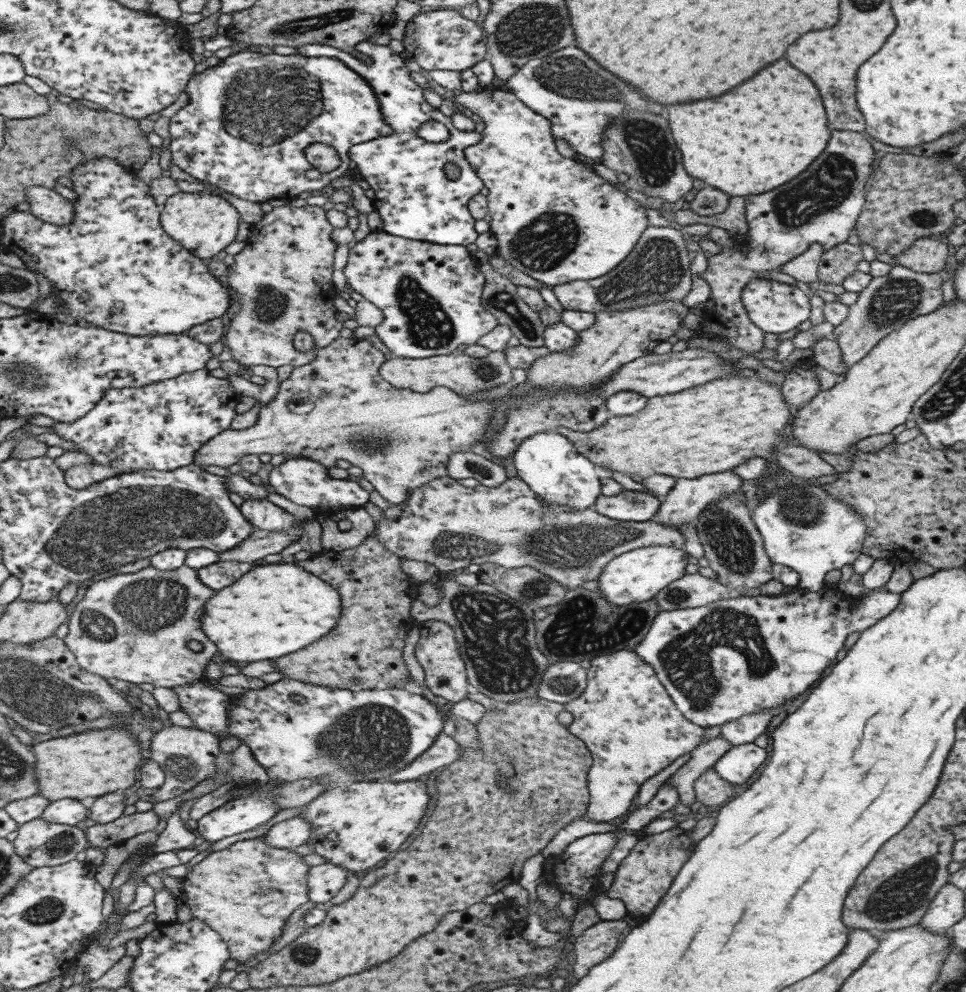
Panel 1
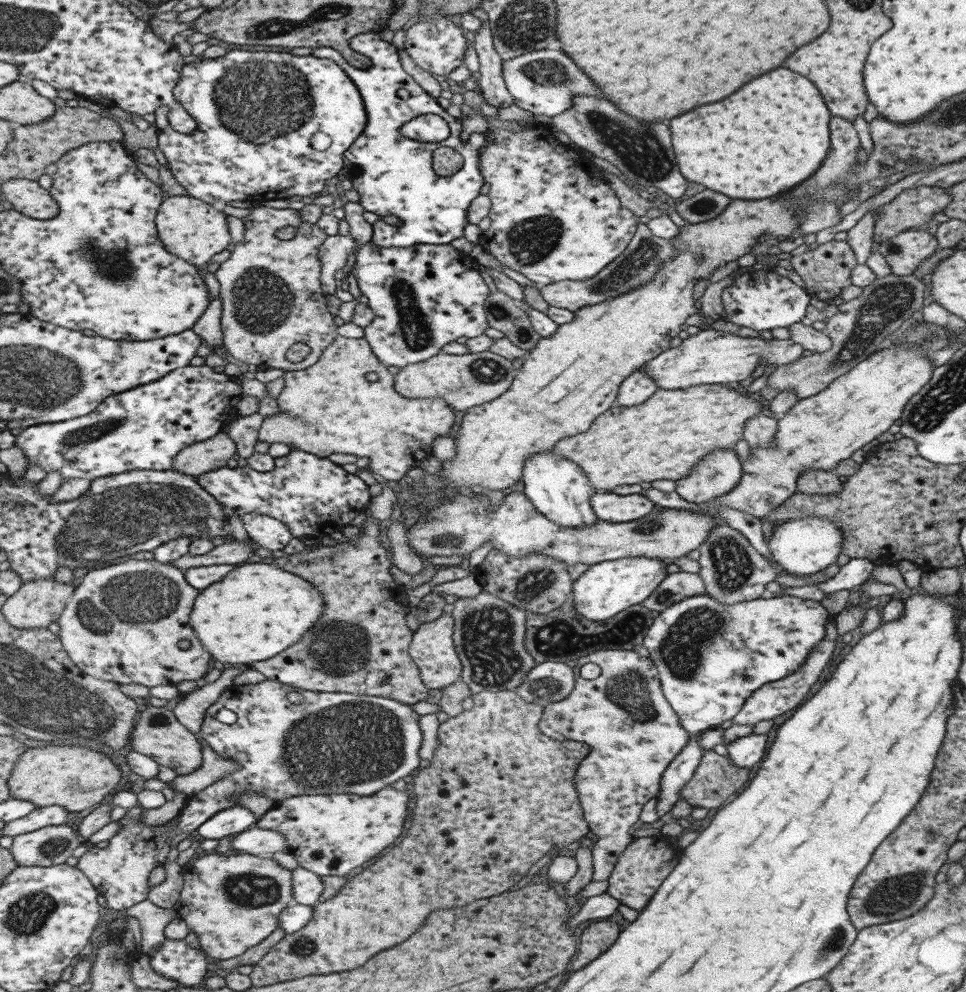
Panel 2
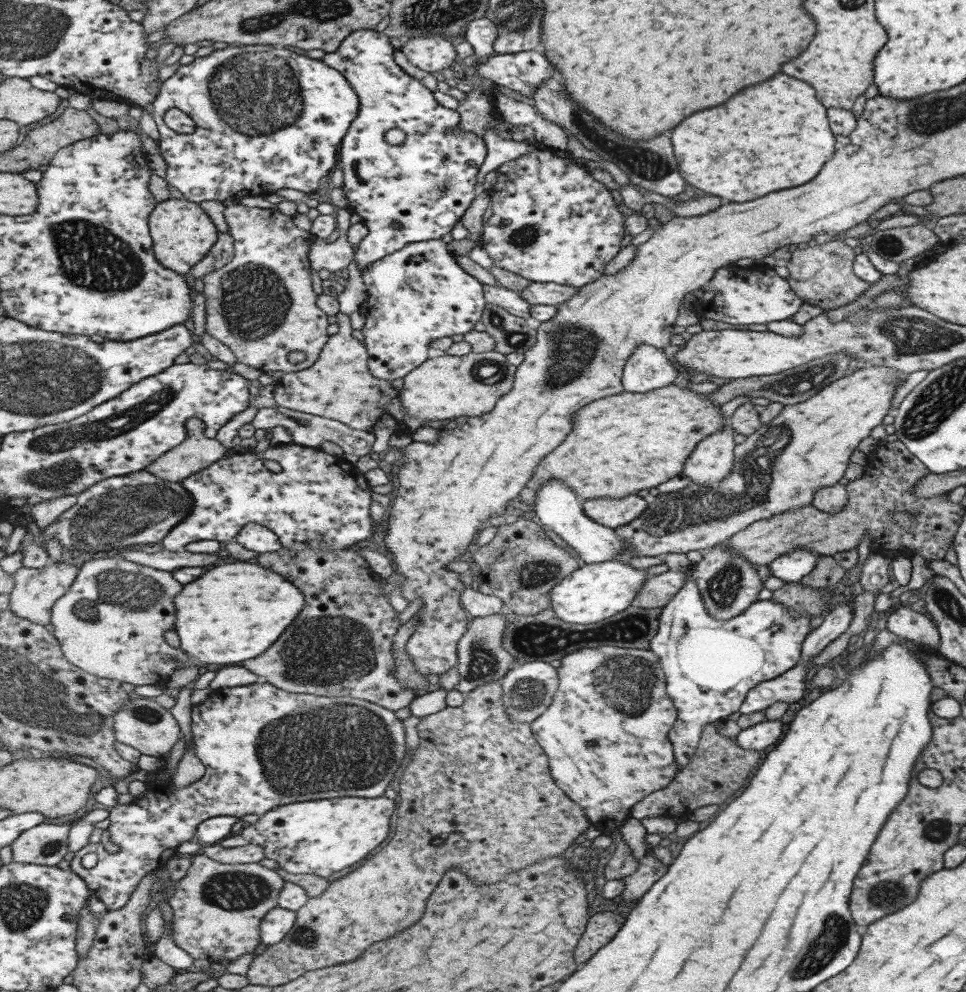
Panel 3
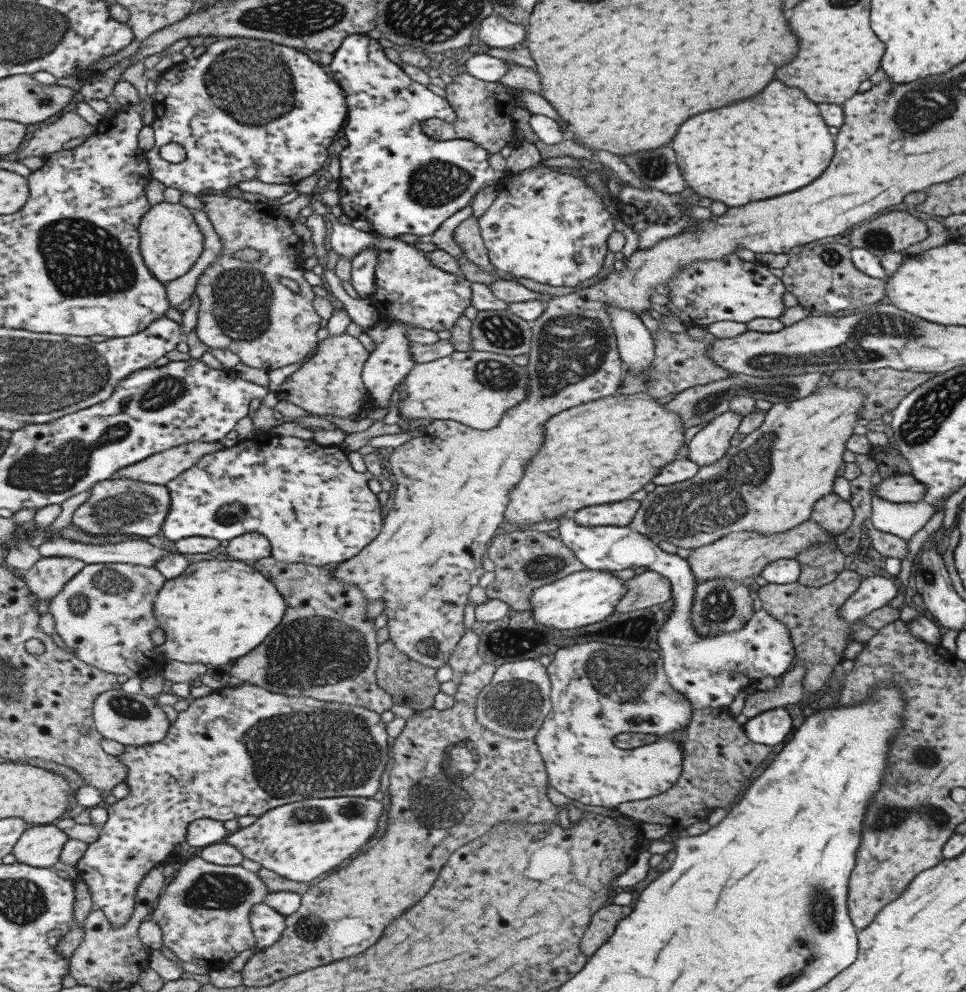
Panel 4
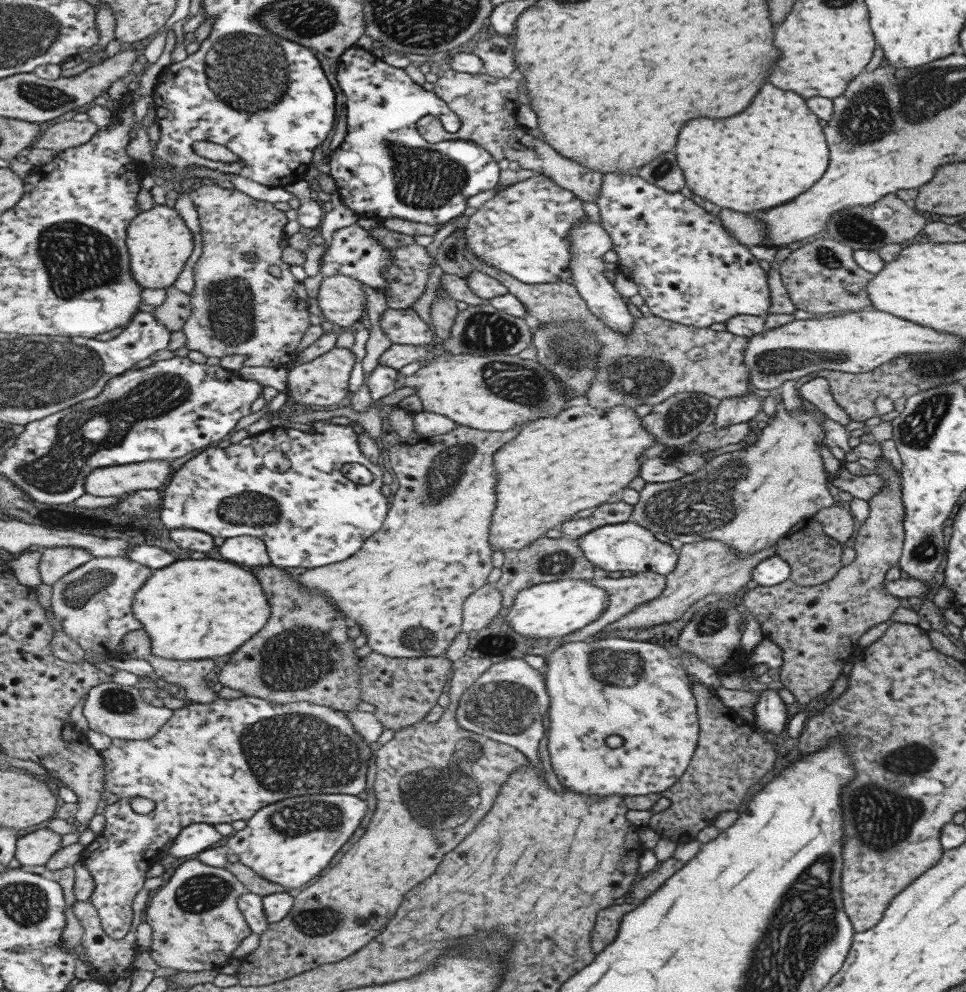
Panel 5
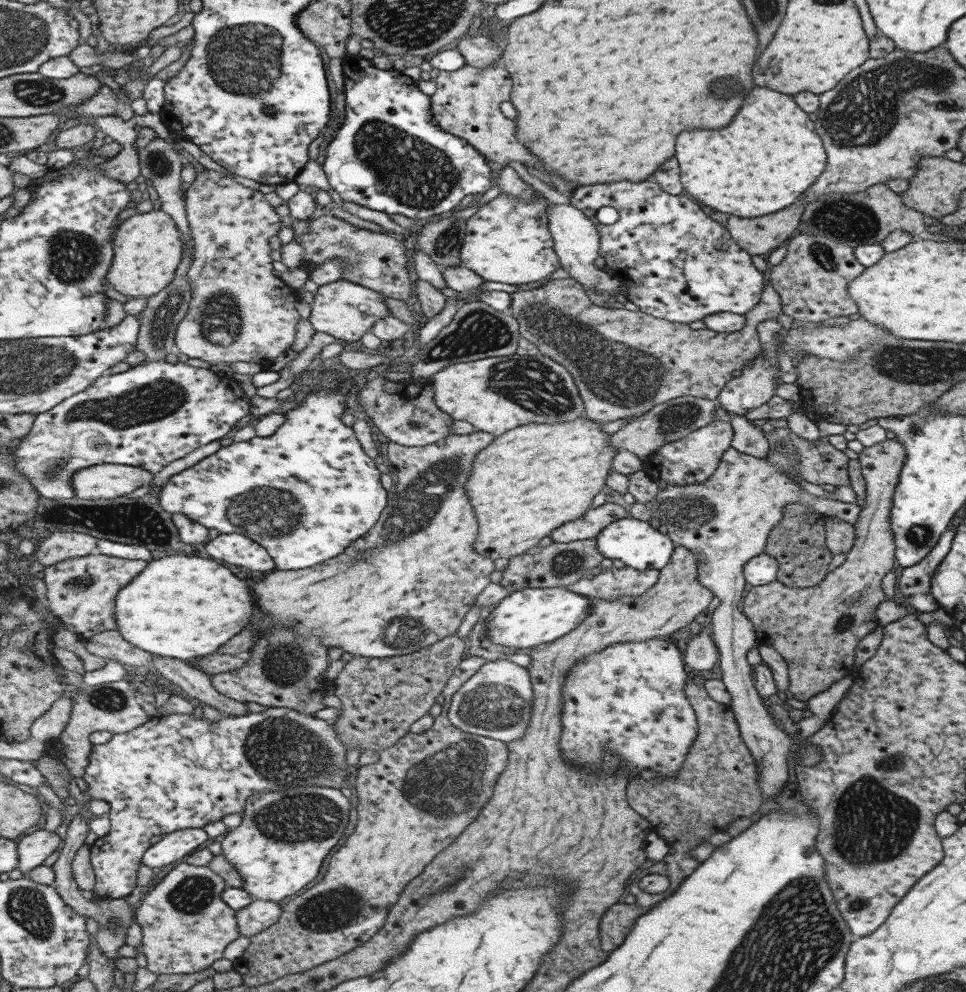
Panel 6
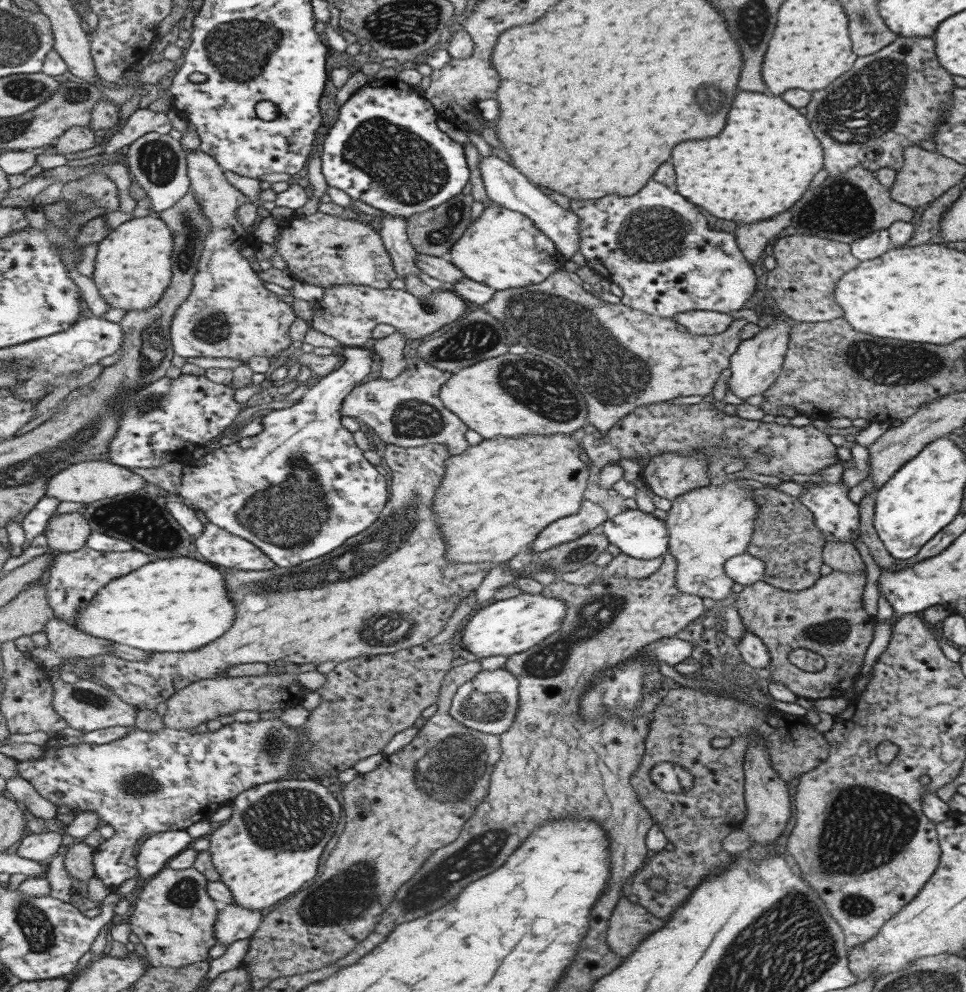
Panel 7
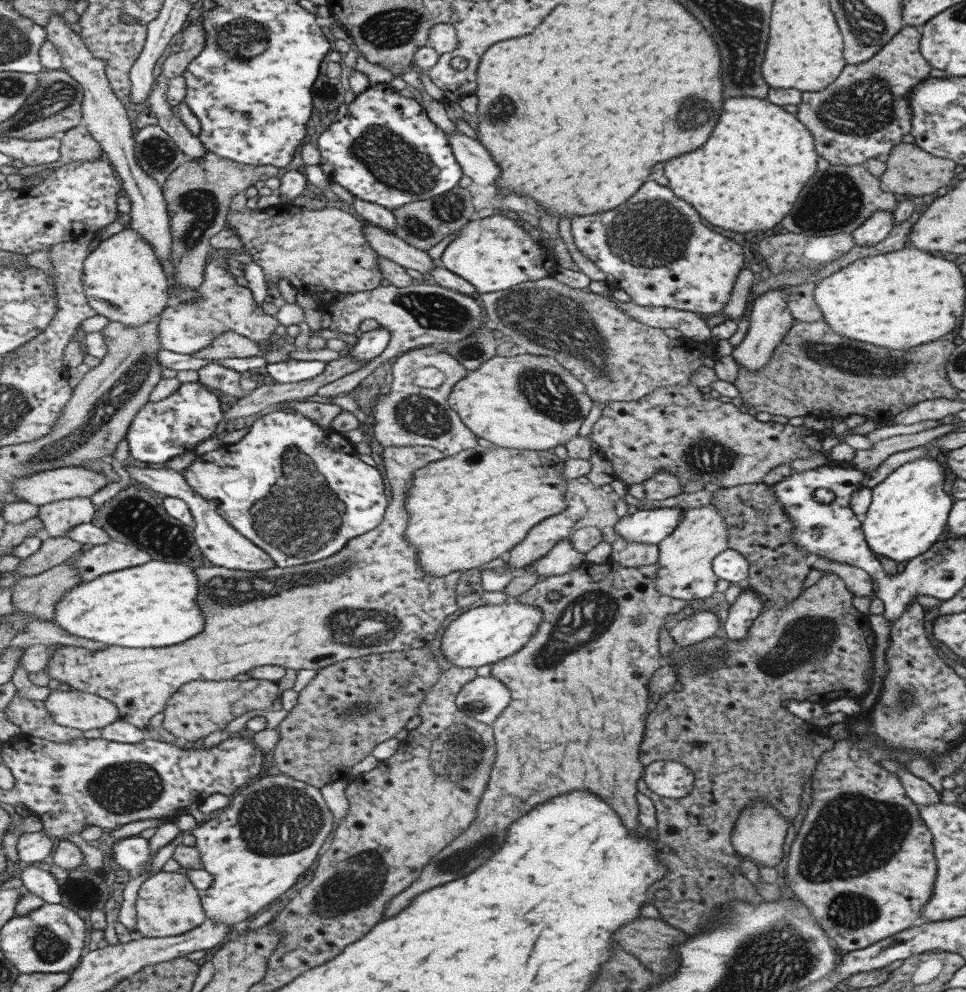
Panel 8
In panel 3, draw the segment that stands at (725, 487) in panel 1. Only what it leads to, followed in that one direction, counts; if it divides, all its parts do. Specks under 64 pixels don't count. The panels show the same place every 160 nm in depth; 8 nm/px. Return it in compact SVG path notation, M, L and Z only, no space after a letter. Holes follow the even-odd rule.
M731 427L704 436L685 459L683 476L696 485L712 485L719 482L731 470L734 461L733 436Z

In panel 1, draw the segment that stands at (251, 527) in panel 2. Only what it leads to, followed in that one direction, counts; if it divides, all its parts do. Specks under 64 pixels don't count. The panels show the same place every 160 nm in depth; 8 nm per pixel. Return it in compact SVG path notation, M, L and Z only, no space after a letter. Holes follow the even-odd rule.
M250 498L241 504L240 509L251 521L251 524L261 530L276 530L289 532L296 526L298 519L287 510L275 506L266 498Z

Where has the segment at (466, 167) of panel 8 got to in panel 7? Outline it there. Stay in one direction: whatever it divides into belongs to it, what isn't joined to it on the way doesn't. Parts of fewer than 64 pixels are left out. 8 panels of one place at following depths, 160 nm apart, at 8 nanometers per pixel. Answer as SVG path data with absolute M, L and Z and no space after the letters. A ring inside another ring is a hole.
M502 155L480 156L477 164L479 176L487 198L495 205L517 211L526 216L547 238L551 239L558 254L565 260L578 250L578 218L570 209L563 209L545 196L536 185L531 184Z

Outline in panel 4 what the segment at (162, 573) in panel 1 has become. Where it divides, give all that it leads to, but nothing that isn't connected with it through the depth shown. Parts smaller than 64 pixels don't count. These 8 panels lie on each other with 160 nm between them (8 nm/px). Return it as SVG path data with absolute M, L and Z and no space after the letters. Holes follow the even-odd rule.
M86 564L86 568L52 600L50 613L55 620L55 632L68 648L73 648L75 656L90 664L91 668L125 675L129 679L144 679L149 674L161 672L161 666L169 658L161 654L160 660L159 654L154 651L158 646L151 640L151 632L159 627L155 602L165 580L167 578L156 567L135 564Z

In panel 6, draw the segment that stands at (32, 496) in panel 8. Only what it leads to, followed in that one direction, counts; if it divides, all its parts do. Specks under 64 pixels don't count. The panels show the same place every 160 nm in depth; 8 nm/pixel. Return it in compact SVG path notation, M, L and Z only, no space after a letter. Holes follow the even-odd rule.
M95 464L77 470L72 485L79 499L115 499L151 484L153 478L153 472L129 464Z

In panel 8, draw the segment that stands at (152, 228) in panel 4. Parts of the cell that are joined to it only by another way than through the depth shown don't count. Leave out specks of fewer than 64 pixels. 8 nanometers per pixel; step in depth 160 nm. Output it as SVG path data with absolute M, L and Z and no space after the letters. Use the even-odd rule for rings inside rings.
M132 228L103 240L87 257L82 278L83 291L97 314L126 326L143 326L171 305L171 286L155 249Z

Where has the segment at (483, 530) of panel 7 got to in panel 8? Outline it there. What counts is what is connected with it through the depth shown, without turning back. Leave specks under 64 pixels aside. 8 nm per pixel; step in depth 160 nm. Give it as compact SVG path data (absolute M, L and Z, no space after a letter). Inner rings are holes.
M475 445L473 448L461 450L453 456L443 457L441 460L427 463L425 466L415 469L410 474L410 485L404 496L404 498L406 498L404 504L407 513L405 534L409 545L417 549L416 560L417 563L419 563L419 567L421 567L421 571L423 571L425 575L443 577L447 574L455 573L455 571L476 569L482 564L507 554L515 544L519 544L519 541L527 536L527 531L529 531L532 526L535 526L535 524L546 519L548 516L553 516L555 513L561 512L564 509L563 495L567 490L567 484L560 476L564 461L565 460L555 457L553 449L535 451L501 448L497 446L494 446L493 449L487 449L480 445Z

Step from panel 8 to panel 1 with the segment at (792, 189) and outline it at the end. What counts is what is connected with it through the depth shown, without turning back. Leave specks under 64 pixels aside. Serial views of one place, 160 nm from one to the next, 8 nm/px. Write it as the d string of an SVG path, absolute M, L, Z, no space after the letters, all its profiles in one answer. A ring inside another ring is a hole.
M785 60L769 64L767 68L759 70L753 78L735 86L731 92L725 92L723 96L667 106L667 120L673 140L681 150L683 170L689 176L703 180L705 184L729 196L759 194L773 190L779 184L785 184L787 180L803 172L823 152L829 140L829 132L825 126L827 120L817 88L811 84L807 76L791 68Z

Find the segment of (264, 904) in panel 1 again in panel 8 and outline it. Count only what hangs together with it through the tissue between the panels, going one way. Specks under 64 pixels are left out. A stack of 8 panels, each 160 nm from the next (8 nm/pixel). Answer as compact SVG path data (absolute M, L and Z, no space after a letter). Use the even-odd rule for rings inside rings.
M160 870L150 876L140 886L136 907L138 918L136 930L147 938L181 936L200 927L207 920L202 907L201 893L184 870L175 873Z

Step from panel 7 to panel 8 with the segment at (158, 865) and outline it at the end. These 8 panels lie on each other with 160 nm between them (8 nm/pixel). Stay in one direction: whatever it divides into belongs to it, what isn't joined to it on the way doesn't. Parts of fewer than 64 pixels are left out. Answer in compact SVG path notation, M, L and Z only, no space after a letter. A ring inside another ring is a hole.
M138 836L115 841L109 849L114 862L134 878L149 869L149 860L155 854L147 839Z

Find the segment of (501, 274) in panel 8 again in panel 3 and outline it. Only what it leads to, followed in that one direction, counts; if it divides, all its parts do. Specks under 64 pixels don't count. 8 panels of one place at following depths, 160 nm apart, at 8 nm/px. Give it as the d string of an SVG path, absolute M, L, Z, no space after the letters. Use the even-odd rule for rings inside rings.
M535 141L532 143L533 149L527 154L516 158L515 160L500 164L495 172L497 178L495 184L489 191L489 207L491 214L489 218L483 222L482 231L479 238L479 245L491 258L492 263L499 268L513 272L522 276L531 283L555 283L565 286L580 287L584 284L593 282L602 275L605 265L617 254L621 248L621 239L624 236L623 215L620 208L615 204L609 190L604 188L601 183L595 181L589 172L579 167L579 162L559 150L548 148L535 148Z

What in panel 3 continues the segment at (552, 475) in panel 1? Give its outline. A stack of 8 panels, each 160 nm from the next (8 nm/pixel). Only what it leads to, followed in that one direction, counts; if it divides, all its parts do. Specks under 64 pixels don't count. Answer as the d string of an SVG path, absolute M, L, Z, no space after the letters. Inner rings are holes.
M548 480L540 486L534 502L535 516L546 529L553 530L563 542L573 549L584 565L603 563L606 560L626 560L623 554L625 541L621 540L612 528L587 518L583 514L581 503L574 492L565 486L562 480Z

